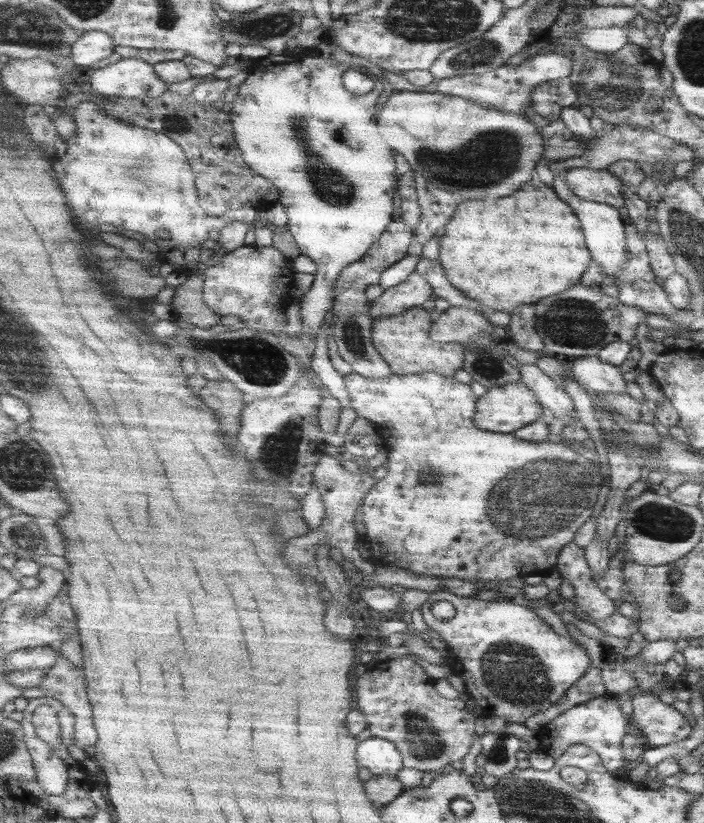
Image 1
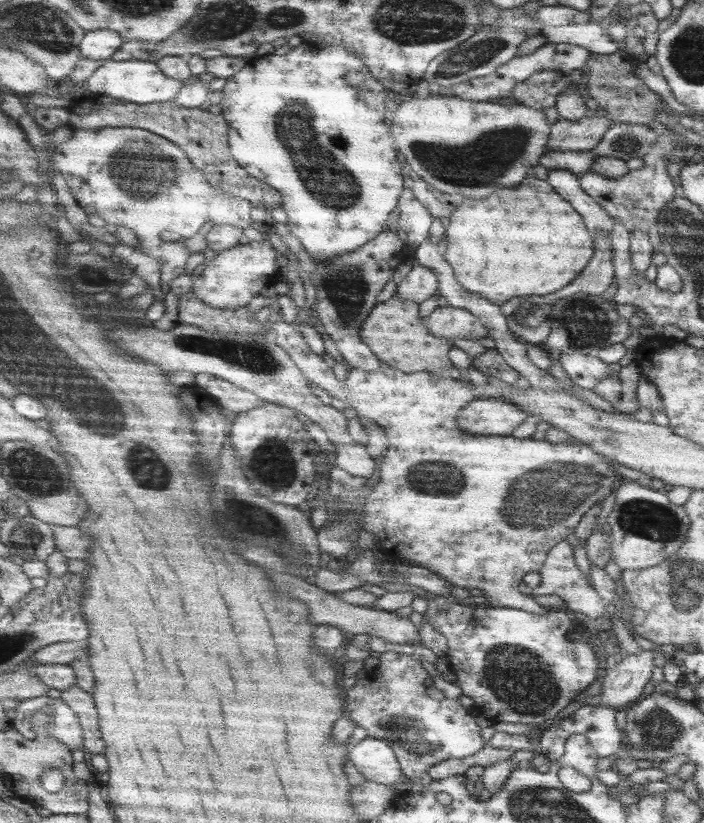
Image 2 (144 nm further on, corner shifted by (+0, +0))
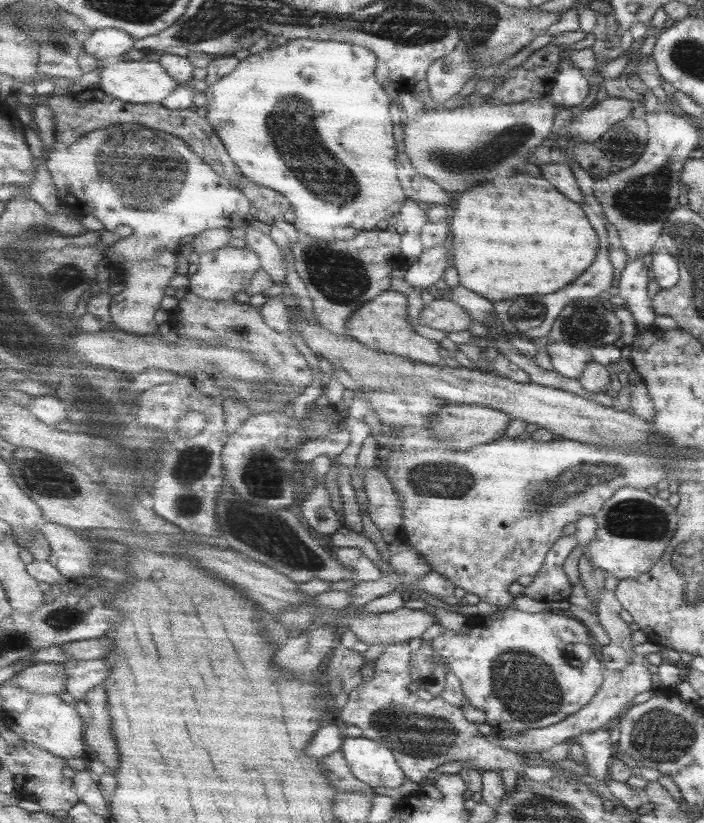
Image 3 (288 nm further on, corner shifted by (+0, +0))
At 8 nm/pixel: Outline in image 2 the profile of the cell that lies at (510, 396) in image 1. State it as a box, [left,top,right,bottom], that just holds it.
[459,396,531,436]

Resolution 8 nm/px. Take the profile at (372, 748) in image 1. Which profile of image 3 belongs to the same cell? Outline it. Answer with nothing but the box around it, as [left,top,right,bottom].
[343,738,407,788]

